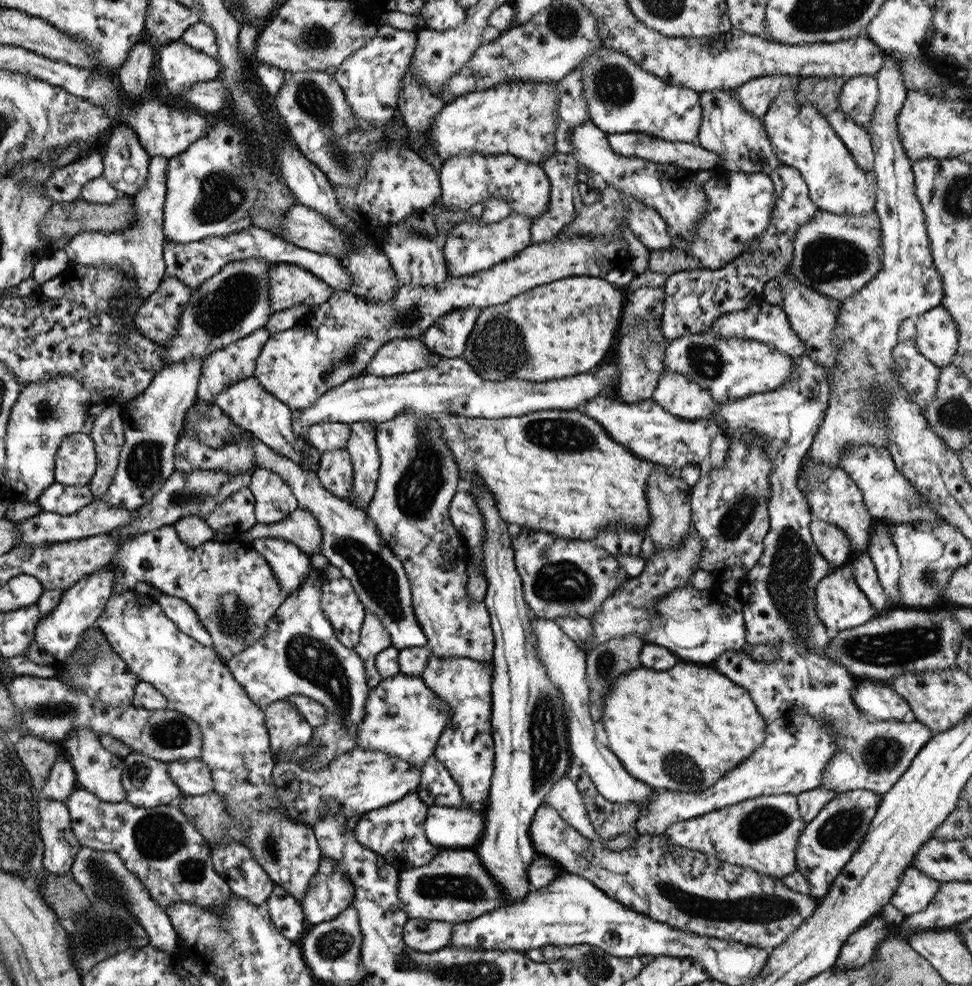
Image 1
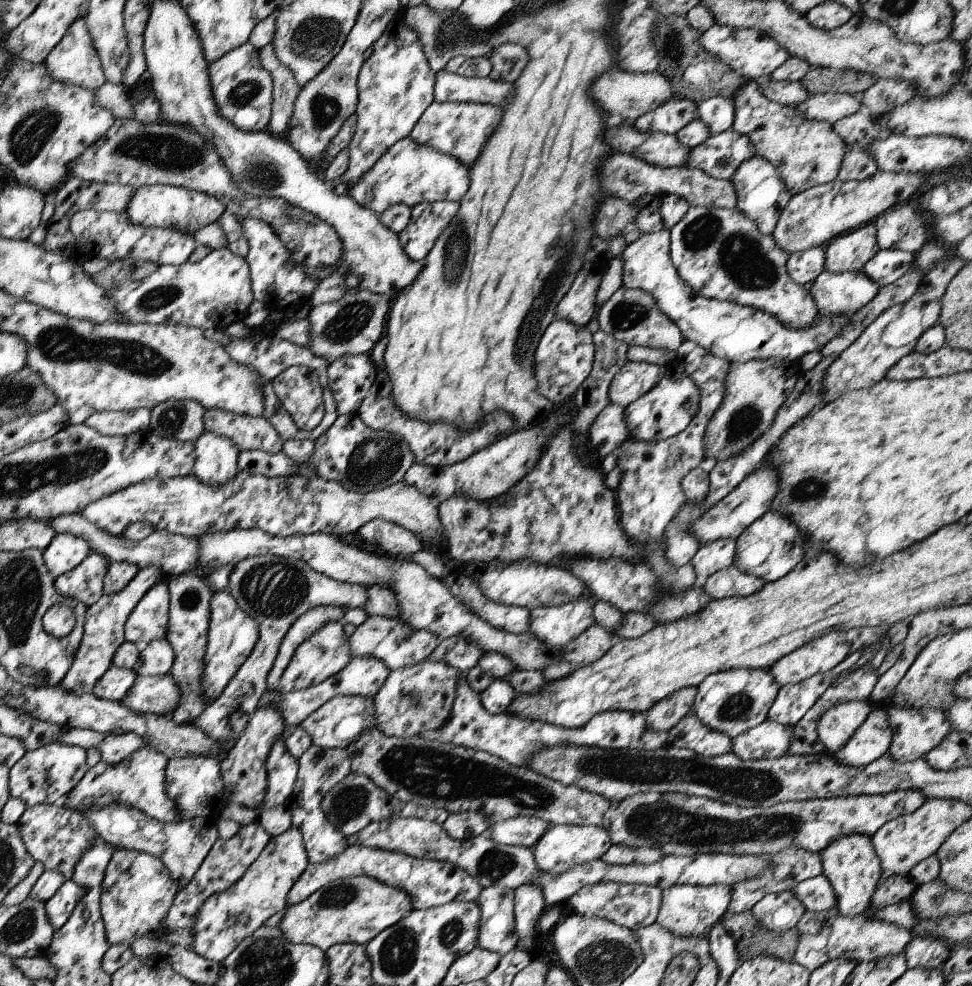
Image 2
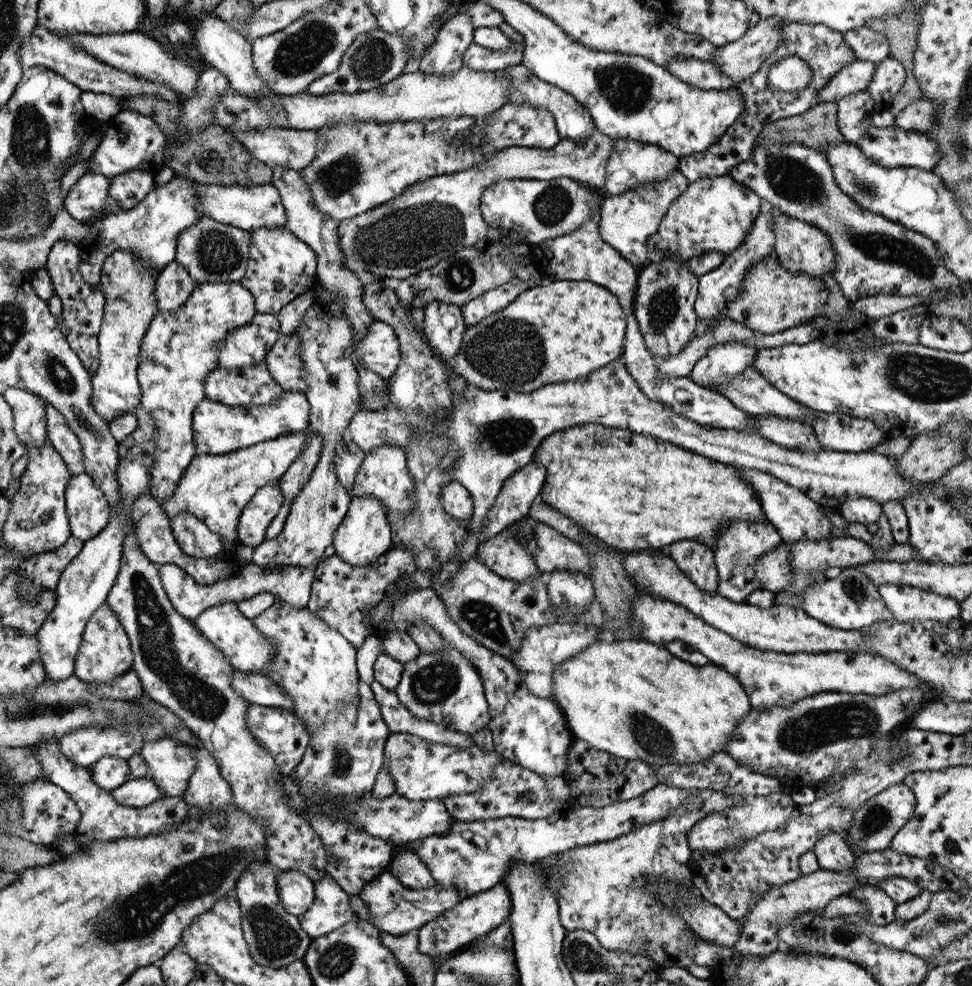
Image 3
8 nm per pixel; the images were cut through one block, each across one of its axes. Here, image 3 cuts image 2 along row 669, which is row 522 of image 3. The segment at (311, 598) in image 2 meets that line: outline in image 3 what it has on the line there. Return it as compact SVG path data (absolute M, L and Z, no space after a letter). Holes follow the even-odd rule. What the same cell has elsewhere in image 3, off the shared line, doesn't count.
M279 480L267 483L253 493L237 518L237 540L247 547L255 548L265 539L265 528L273 520L284 502Z

